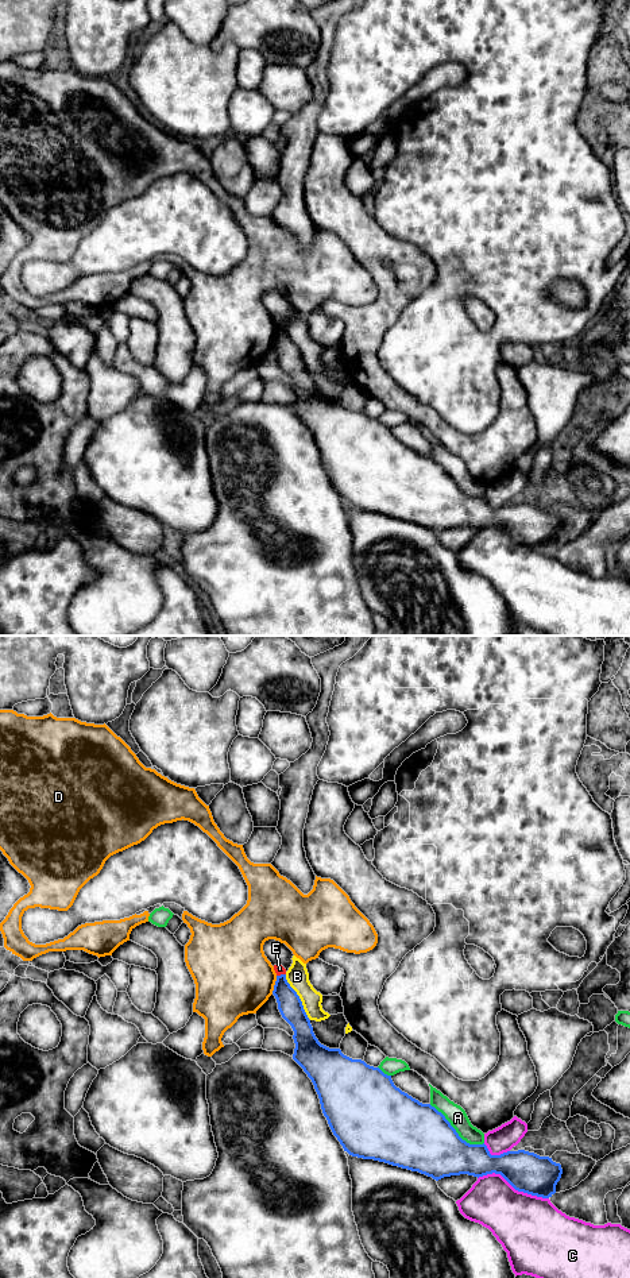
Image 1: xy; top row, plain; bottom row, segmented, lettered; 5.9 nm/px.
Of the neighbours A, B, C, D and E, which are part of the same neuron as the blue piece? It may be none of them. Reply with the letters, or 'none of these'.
none of these

